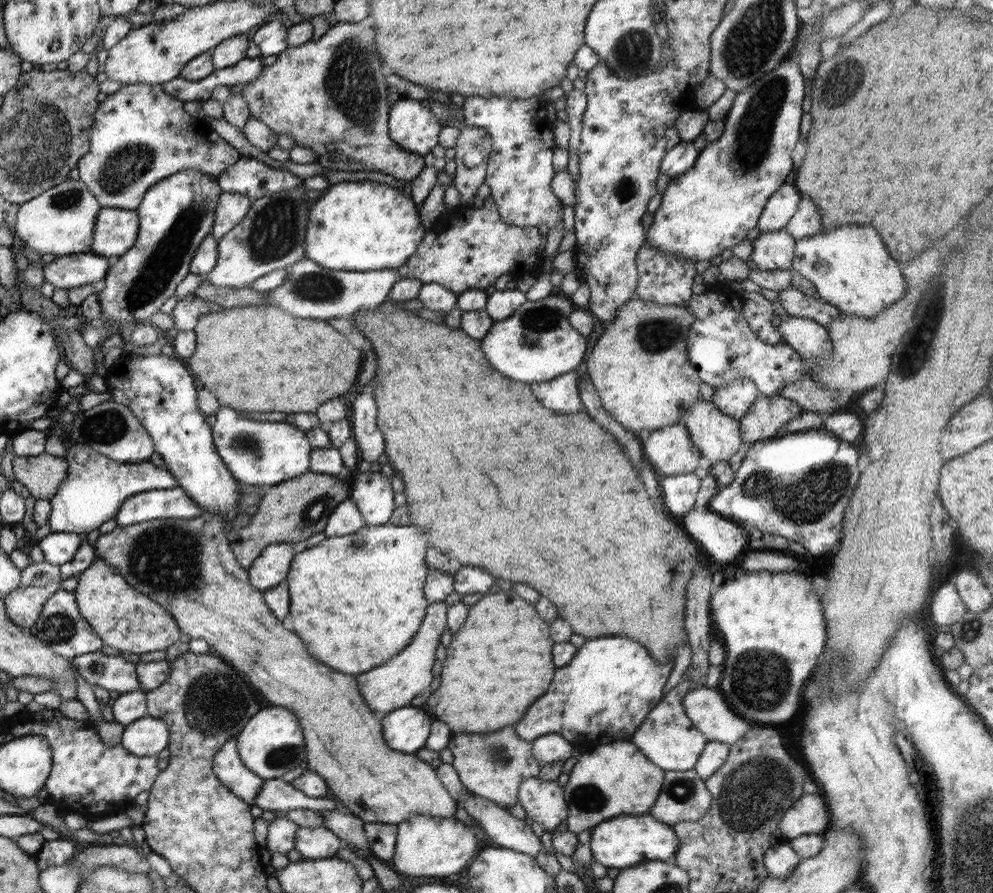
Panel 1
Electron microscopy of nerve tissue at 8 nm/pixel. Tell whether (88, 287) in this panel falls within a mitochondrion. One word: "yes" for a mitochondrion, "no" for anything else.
no

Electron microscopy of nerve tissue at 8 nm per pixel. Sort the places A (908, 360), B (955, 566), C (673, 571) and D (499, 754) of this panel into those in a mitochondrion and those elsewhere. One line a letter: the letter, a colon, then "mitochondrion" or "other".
A: mitochondrion
B: other
C: other
D: mitochondrion

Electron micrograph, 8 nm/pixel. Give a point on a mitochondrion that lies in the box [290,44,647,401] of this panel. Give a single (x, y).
(540, 320)

